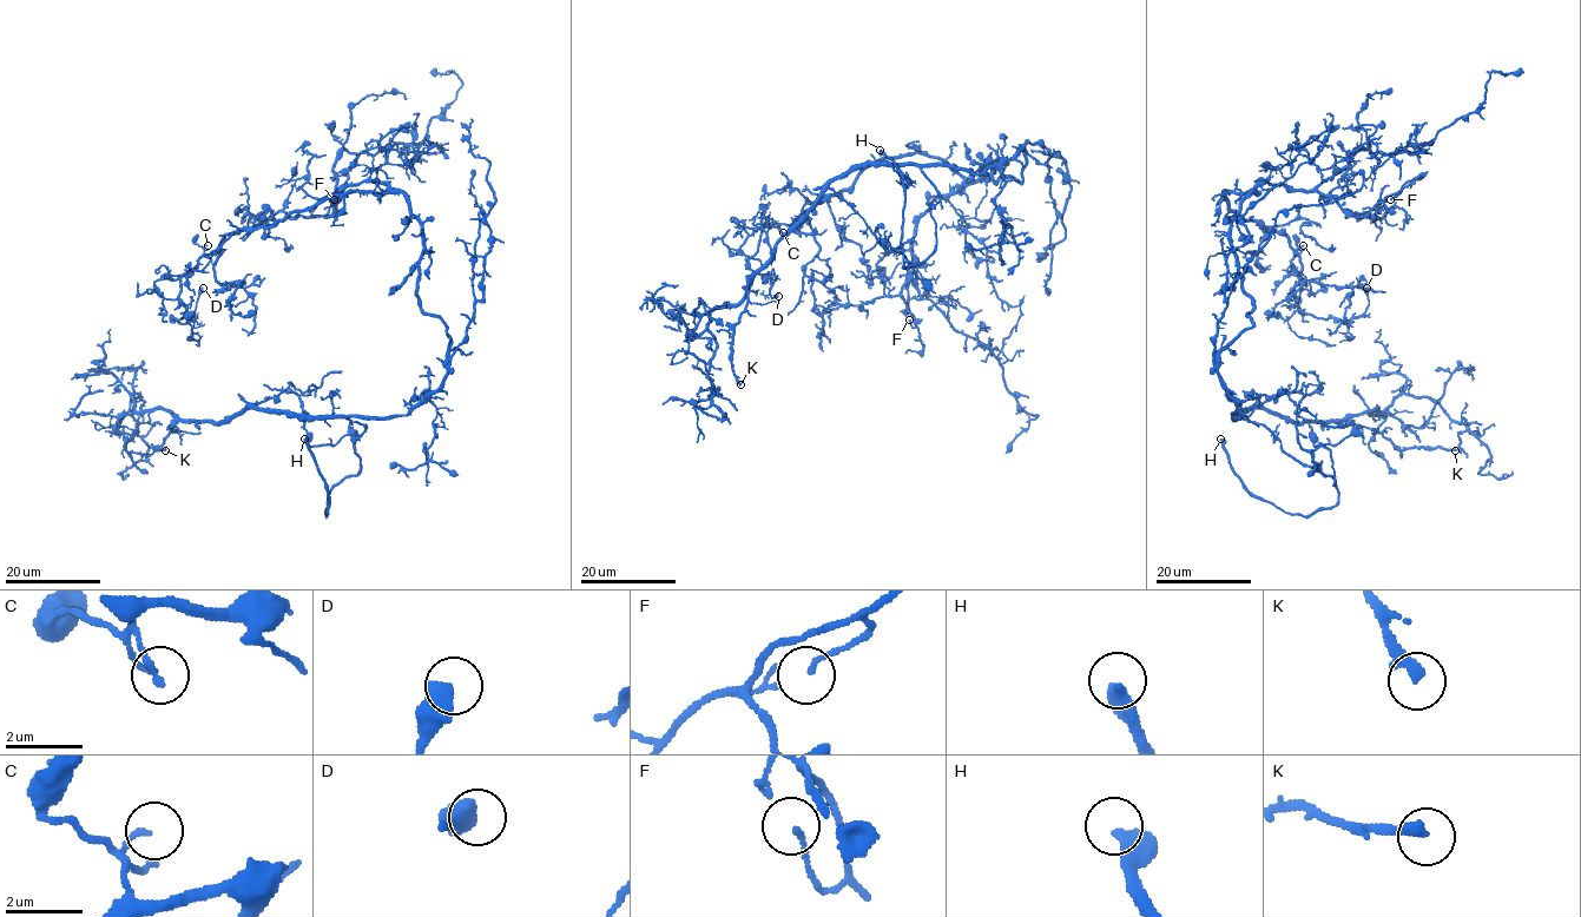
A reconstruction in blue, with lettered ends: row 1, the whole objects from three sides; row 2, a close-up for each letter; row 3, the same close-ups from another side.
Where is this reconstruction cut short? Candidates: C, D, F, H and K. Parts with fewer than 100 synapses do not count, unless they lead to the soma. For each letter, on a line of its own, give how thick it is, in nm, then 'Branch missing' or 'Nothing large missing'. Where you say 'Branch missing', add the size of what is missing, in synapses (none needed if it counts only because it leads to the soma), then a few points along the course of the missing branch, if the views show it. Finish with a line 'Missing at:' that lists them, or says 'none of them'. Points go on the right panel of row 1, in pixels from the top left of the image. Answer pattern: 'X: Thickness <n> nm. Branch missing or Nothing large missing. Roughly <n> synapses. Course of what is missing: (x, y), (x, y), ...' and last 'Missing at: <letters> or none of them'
C: Thickness 120 nm. Nothing large missing
D: Thickness 600 nm. Nothing large missing
F: Thickness 110 nm. Nothing large missing
H: Thickness 440 nm. Branch missing
K: Thickness 340 nm. Nothing large missing
Missing at: H

